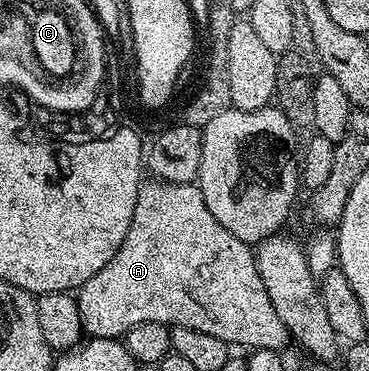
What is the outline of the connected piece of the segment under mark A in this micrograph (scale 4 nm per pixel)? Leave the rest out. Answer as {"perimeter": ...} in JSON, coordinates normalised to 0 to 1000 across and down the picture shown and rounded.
{"perimeter":[[[382,493],[363,588],[331,663],[320,663],[320,685],[203,790],[236,903],[266,916],[309,916],[331,911],[363,879],[385,879],[385,868],[428,868],[547,889],[547,900],[580,900],[580,911],[602,911],[621,933],[653,927],[669,943],[767,941],[786,908],[764,857],[753,857],[753,836],[743,836],[743,814],[732,814],[732,792],[721,792],[721,771],[710,771],[691,677],[656,652],[656,642],[634,642],[634,631],[569,577],[569,555],[558,555],[528,493],[409,493]]]}

